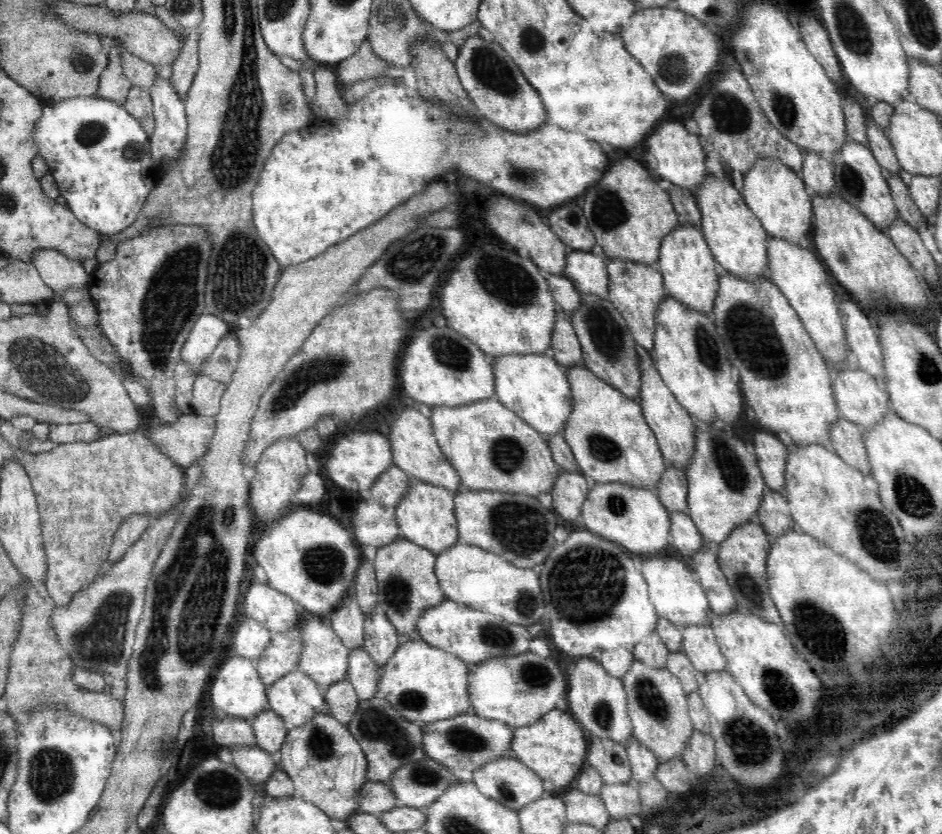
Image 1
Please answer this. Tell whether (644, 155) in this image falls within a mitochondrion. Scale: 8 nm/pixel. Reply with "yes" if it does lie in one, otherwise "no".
no

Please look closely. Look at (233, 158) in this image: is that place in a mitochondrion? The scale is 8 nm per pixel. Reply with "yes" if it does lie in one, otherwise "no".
yes

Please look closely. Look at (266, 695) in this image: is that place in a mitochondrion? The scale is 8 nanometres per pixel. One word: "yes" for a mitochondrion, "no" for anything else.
no

